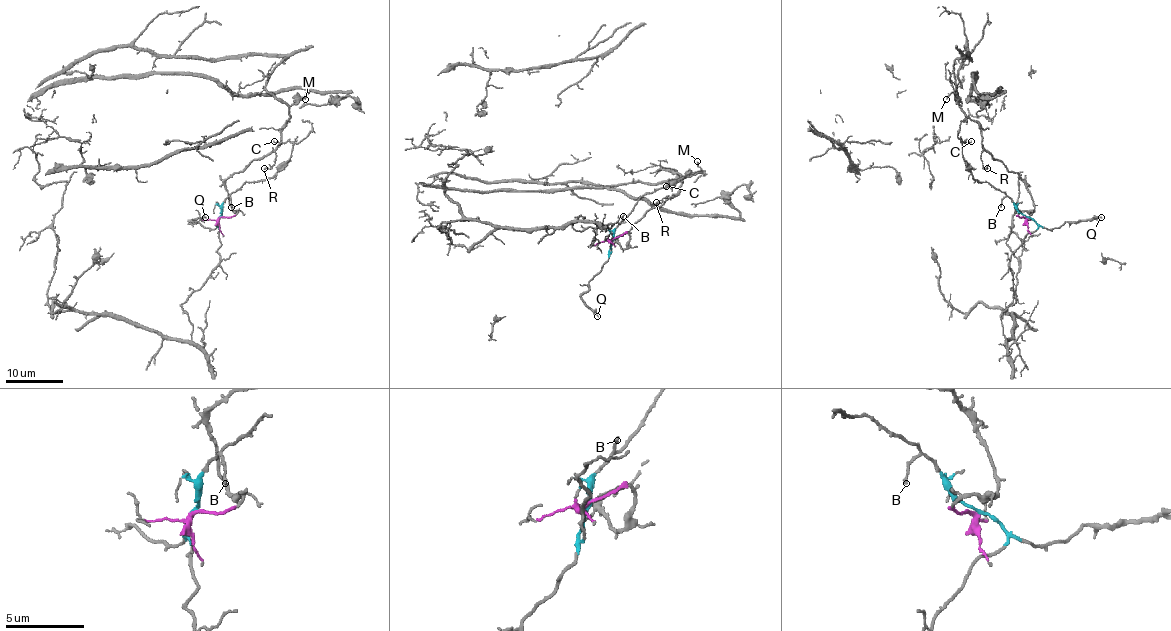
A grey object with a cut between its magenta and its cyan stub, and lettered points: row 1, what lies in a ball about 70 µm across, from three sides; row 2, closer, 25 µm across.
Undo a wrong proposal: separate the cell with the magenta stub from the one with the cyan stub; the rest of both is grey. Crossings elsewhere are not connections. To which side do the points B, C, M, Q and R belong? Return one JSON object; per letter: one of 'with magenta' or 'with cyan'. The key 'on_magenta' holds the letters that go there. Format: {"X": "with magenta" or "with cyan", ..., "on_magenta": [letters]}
{"B": "with cyan", "C": "with cyan", "M": "with magenta", "Q": "with cyan", "R": "with magenta", "on_magenta": ["M", "R"]}

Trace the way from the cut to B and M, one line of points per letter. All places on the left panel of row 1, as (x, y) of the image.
B: (220, 217), (221, 204), (229, 197), (232, 207)
M: (219, 217), (237, 213), (224, 182), (280, 144), (289, 108), (308, 93), (305, 99)

